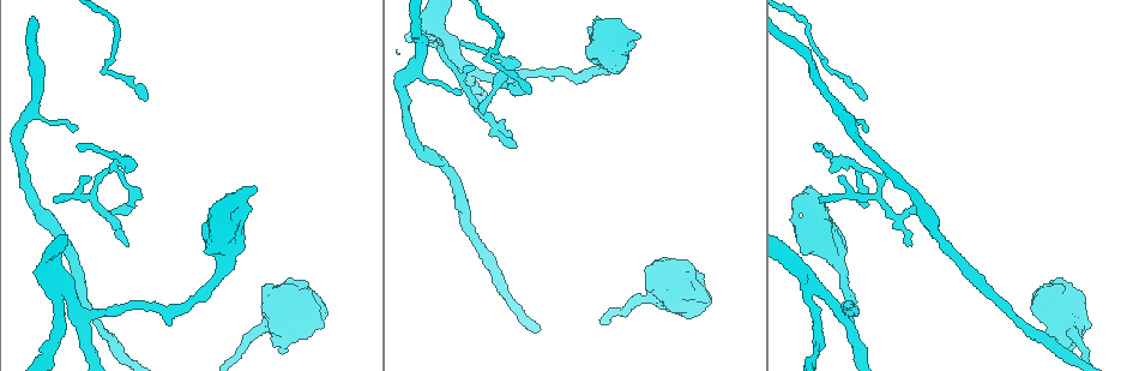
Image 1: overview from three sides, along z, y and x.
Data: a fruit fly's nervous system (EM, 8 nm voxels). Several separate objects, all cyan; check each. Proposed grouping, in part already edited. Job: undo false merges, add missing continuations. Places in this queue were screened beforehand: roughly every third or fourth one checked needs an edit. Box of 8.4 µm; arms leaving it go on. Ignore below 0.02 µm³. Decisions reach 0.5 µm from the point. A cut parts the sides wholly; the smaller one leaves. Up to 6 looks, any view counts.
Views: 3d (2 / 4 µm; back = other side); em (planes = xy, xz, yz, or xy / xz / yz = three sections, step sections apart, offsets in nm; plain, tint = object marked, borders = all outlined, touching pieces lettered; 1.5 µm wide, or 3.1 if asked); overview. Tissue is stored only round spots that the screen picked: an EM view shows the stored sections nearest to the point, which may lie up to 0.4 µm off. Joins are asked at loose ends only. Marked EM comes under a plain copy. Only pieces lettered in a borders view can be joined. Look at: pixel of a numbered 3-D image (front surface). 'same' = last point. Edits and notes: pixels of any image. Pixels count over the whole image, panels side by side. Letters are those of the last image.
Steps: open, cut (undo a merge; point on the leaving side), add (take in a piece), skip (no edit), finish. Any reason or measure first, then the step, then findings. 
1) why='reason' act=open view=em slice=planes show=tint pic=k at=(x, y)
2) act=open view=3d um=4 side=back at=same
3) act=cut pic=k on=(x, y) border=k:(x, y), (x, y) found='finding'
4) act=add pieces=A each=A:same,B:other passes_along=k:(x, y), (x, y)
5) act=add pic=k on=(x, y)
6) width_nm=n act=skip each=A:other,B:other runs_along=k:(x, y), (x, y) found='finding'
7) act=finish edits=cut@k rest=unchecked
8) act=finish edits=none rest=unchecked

act=open view=em slice=yz step=4 show=tint pic=1 at=(802, 286)

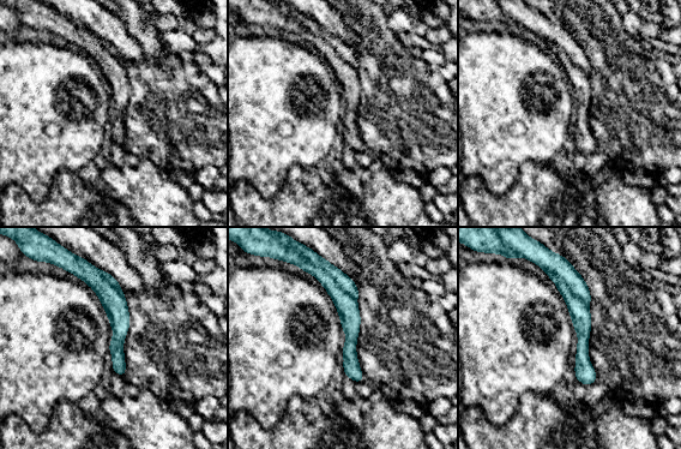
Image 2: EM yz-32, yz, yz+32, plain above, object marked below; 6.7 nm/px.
why='cut it another way' act=open view=em slice=planes show=borders at=same

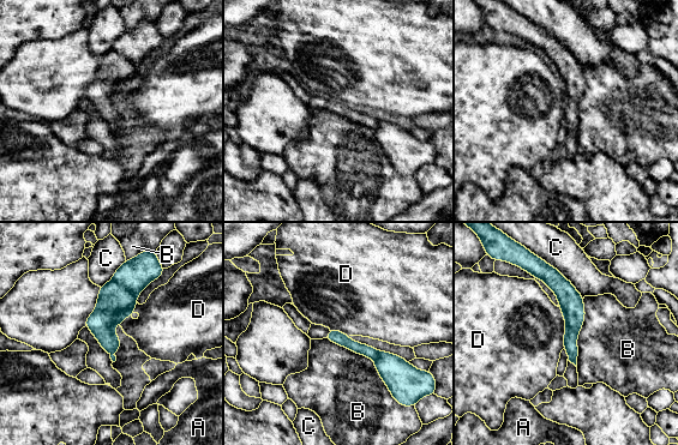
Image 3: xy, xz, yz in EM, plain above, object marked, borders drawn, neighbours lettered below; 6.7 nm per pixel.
act=cut pic=3 on=(115, 302) each=A:other,B:other,C:other,D:other part_leaving=3:(544, 270), (570, 300), (574, 360) found='a second neuron is stuck on'

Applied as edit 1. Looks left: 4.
why='an open end' act=open view=3d um=2 pic=1 at=(459, 41)

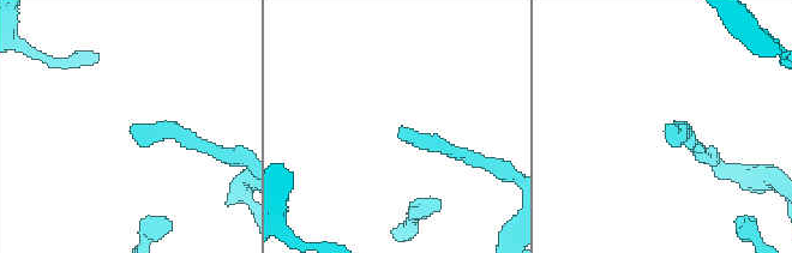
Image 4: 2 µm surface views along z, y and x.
why='need the tissue' act=open view=em slice=xy step=8 show=borders pic=4 at=(667, 124)

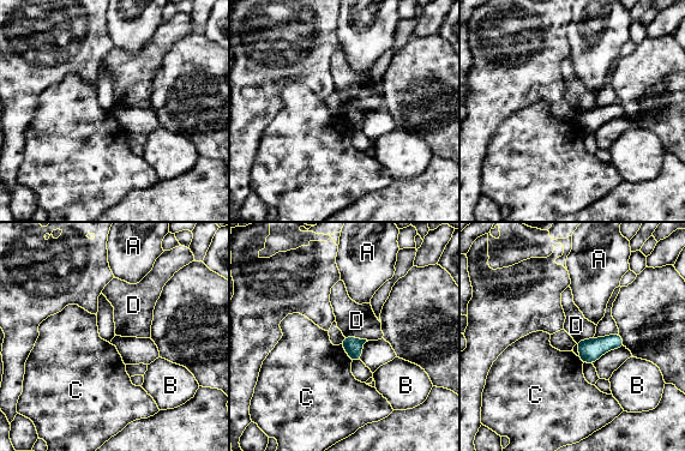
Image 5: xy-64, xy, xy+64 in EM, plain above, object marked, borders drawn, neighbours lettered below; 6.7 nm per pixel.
width_nm=120 act=skip each=A:other,B:other,C:other,D:other border=5:(344, 336), (361, 337), (367, 341) found='no lettered piece goes on from it'

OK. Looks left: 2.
act=finish edits=cut@3 rest=unchecked

